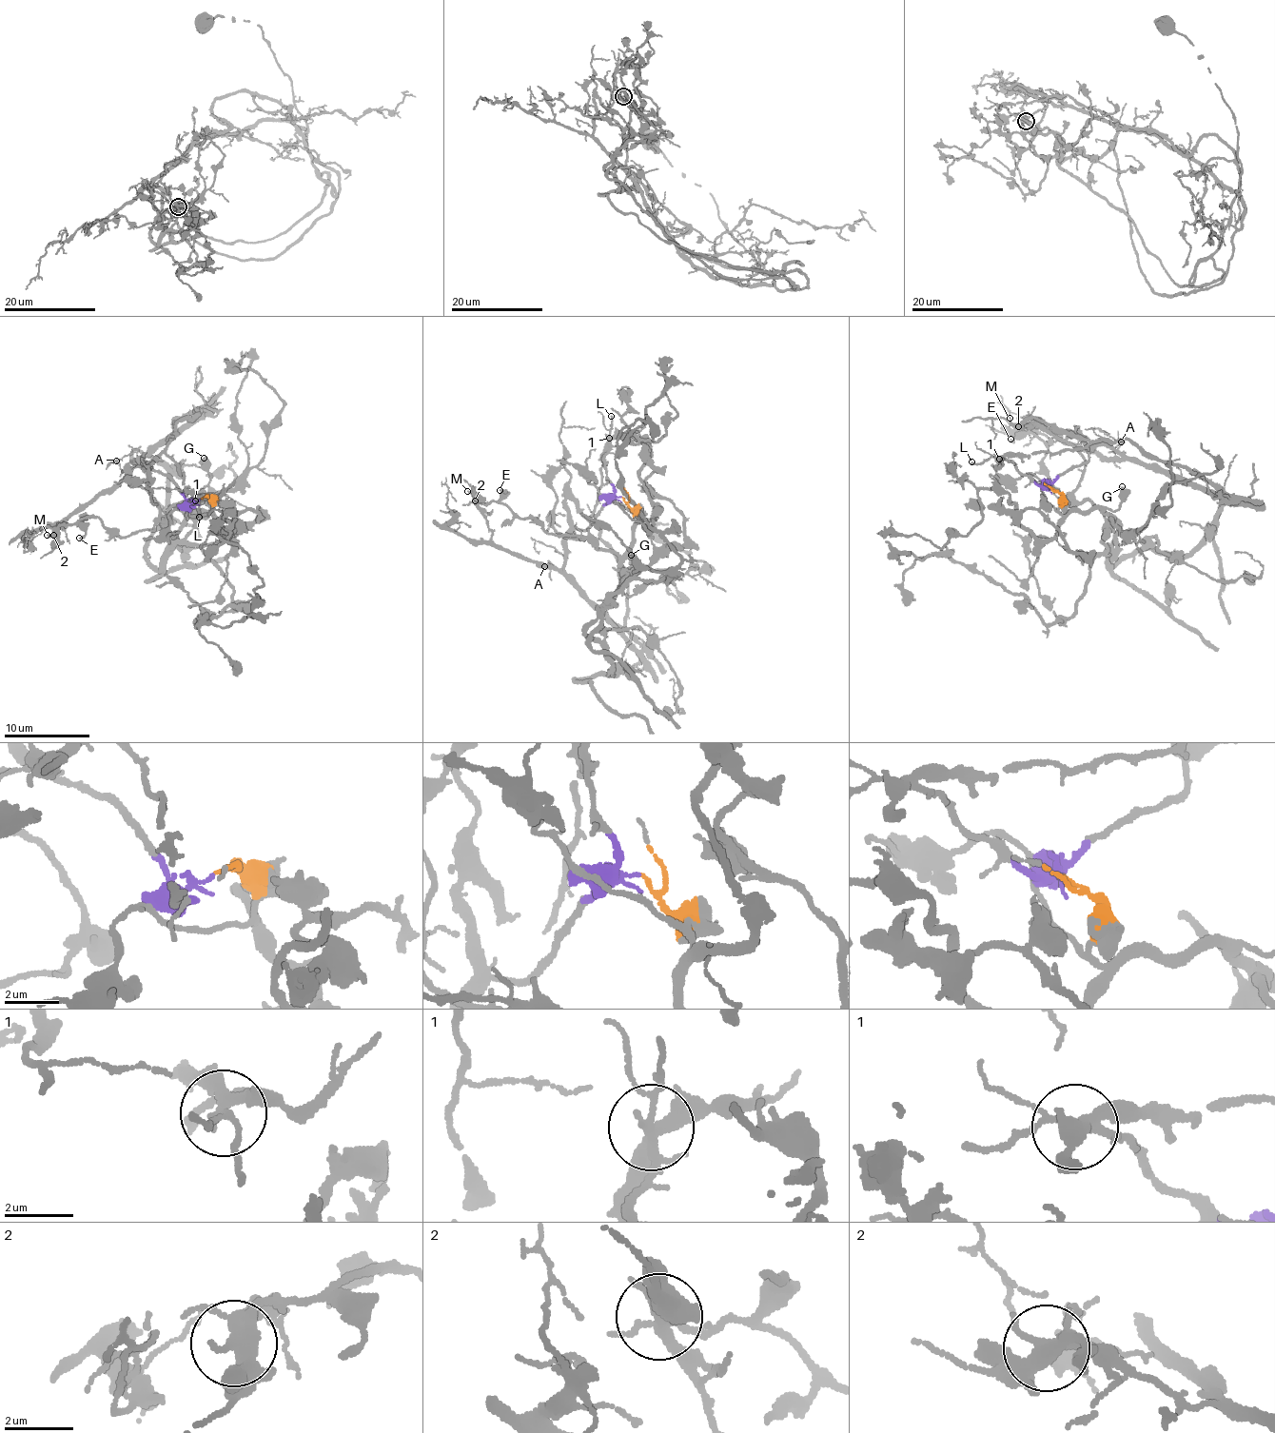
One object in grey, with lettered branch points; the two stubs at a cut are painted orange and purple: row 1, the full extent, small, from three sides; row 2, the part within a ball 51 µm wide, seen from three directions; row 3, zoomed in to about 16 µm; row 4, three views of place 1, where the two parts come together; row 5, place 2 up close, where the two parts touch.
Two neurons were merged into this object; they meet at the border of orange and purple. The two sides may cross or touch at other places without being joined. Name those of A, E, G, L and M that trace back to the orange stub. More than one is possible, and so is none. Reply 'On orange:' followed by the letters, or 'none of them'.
On orange: E, G

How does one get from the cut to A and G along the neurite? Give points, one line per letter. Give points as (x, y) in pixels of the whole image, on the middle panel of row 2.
A: (620, 498), (612, 497), (597, 519), (566, 539), (567, 553), (559, 570), (551, 562), (543, 565)
G: (620, 497), (637, 519), (631, 550), (627, 555), (639, 561), (631, 554)

